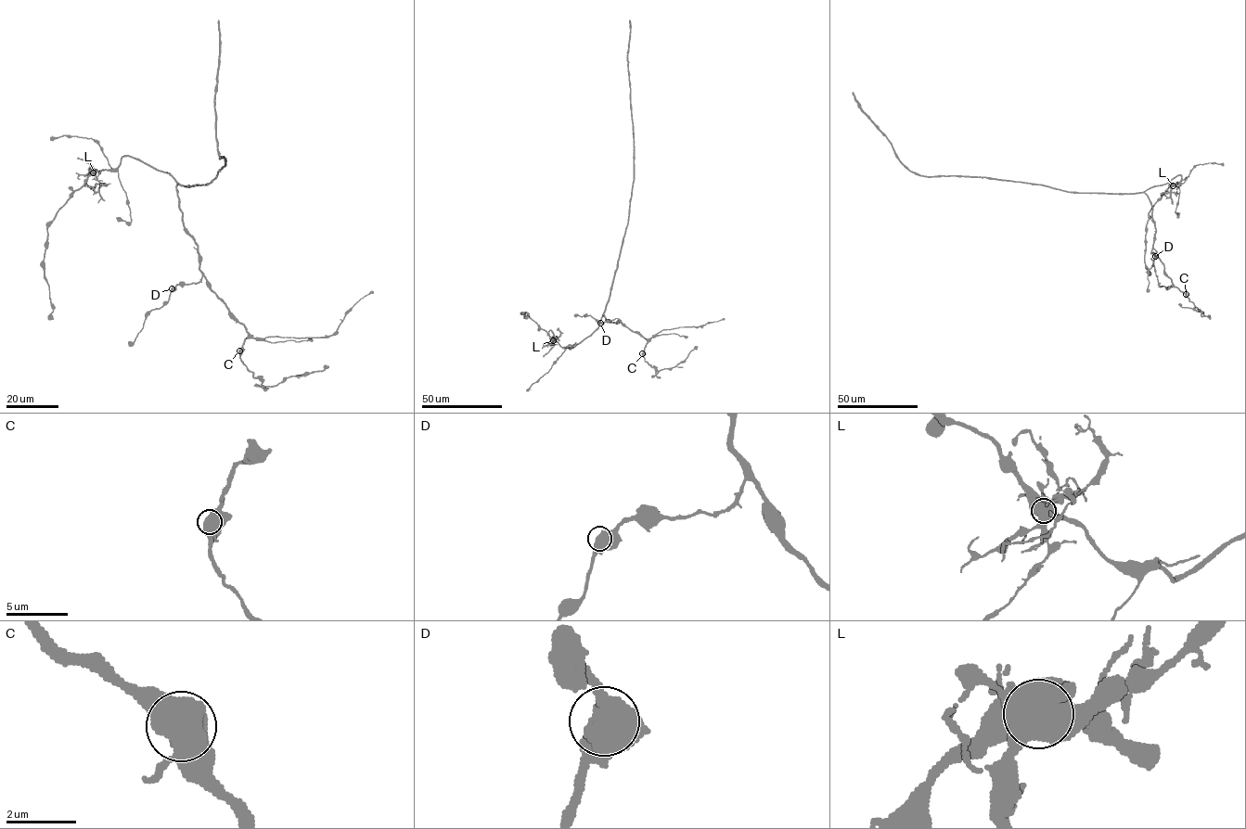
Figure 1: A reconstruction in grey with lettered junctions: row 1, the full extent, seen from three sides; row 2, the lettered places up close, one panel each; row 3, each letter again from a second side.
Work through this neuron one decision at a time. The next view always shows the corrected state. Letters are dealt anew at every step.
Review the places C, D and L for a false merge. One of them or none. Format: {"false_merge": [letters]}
{"false_merge": ["L"]}

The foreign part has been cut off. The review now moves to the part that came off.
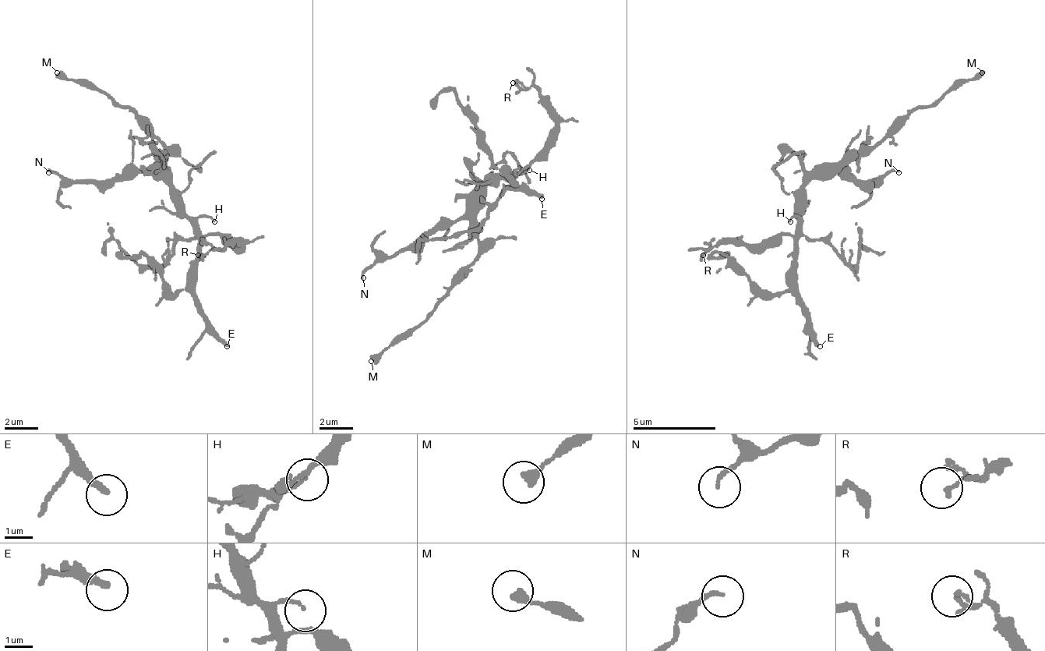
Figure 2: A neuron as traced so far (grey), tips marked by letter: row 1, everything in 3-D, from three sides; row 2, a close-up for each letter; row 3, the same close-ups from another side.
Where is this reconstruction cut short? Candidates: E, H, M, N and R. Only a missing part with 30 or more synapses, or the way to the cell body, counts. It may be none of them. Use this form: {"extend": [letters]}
{"extend": ["E"]}

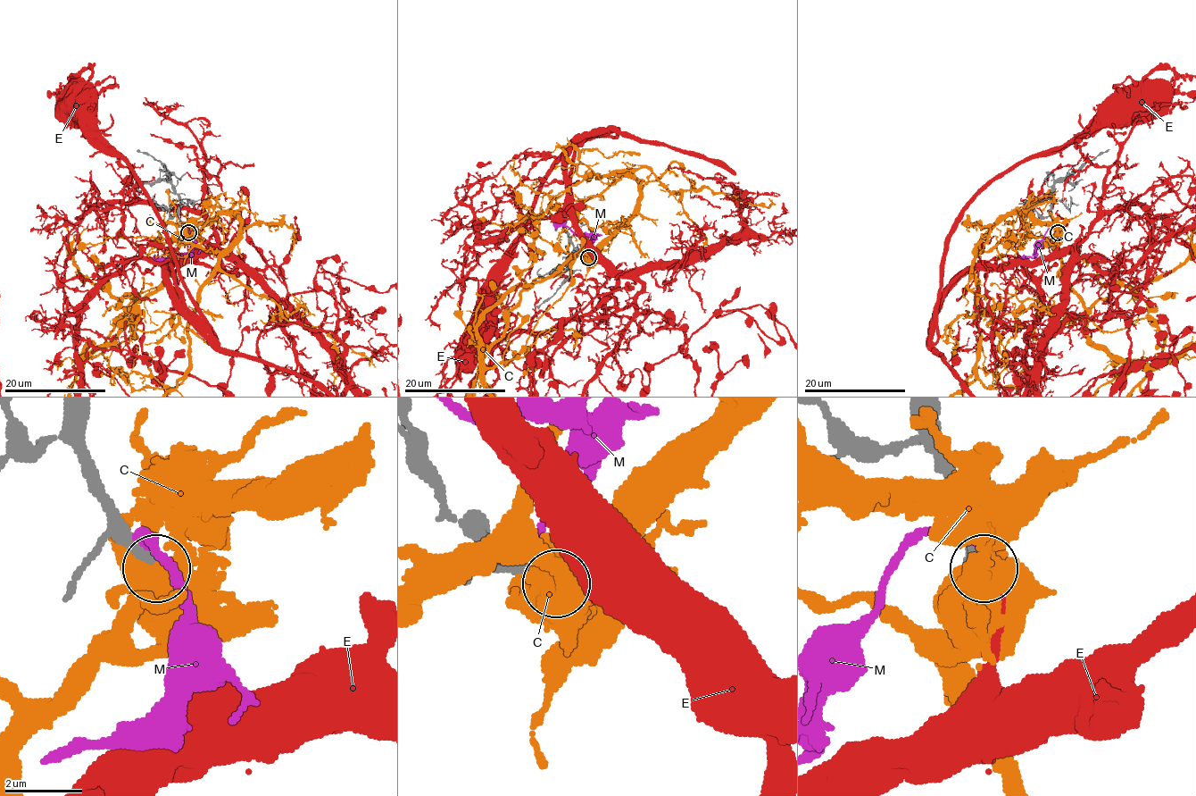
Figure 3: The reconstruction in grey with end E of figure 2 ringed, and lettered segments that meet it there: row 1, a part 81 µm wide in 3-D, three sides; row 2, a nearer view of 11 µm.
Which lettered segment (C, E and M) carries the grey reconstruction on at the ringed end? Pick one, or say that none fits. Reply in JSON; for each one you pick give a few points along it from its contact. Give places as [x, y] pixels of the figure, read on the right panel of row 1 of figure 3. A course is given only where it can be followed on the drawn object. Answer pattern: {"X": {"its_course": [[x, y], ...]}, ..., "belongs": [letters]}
{"E": {"its_course": [[1058, 233], [1058, 247], [1036, 261], [970, 266], [936, 314], [941, 263], [961, 212], [1021, 163], [1131, 109]]}, "belongs": ["E"]}

